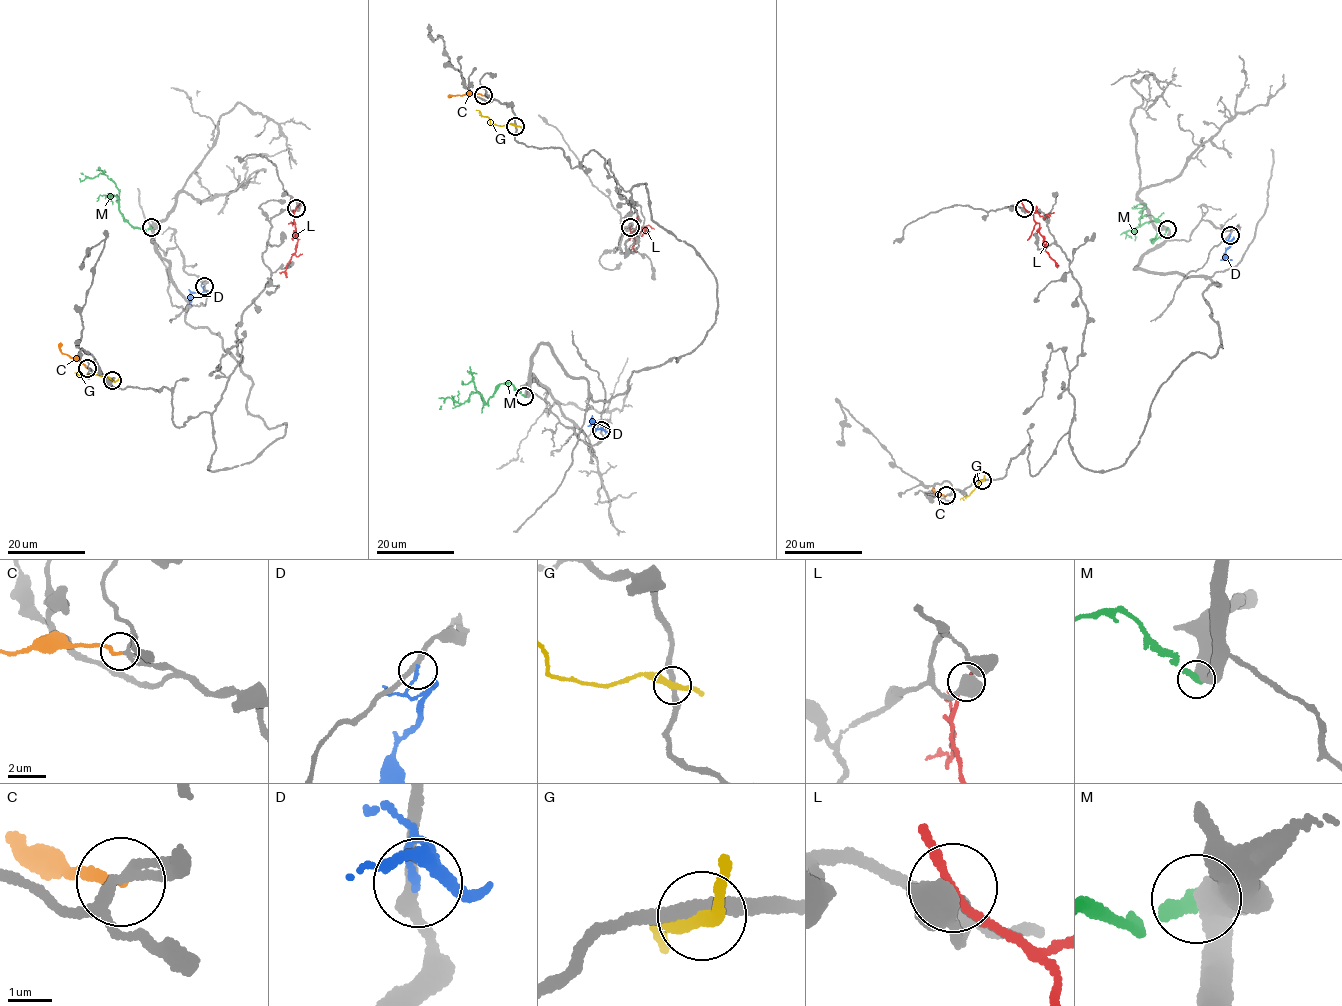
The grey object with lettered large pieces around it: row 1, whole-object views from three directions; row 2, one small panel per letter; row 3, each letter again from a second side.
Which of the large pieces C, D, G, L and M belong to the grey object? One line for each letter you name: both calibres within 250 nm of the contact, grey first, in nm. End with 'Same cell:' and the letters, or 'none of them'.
C: Thickness 200 nm (grey) against 190 nm
Same cell: C

